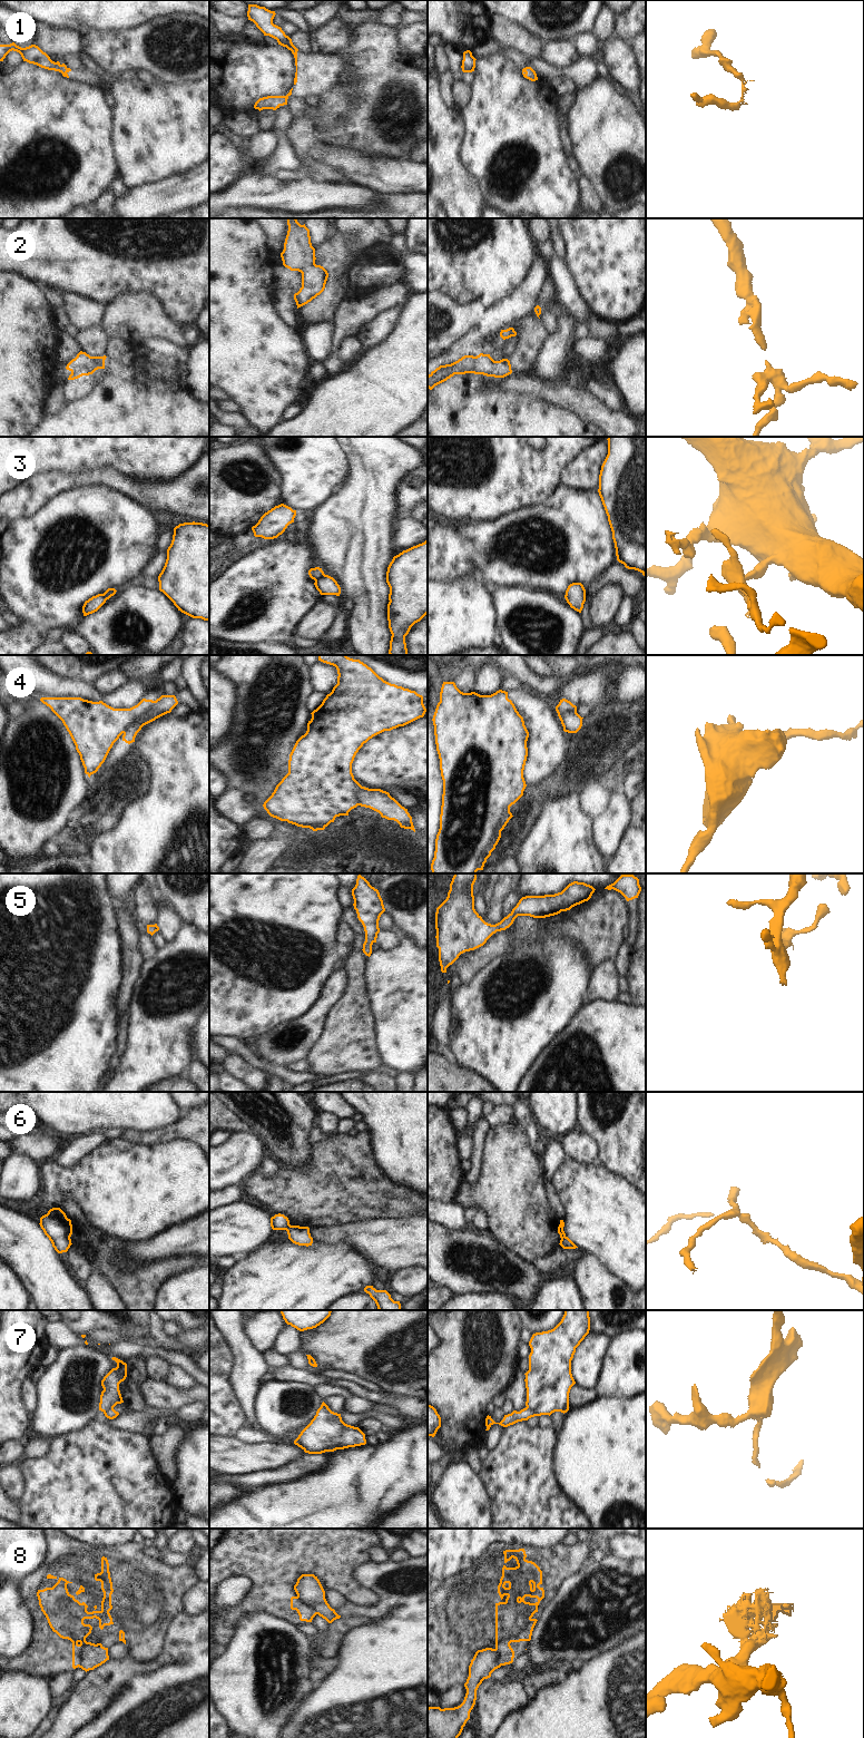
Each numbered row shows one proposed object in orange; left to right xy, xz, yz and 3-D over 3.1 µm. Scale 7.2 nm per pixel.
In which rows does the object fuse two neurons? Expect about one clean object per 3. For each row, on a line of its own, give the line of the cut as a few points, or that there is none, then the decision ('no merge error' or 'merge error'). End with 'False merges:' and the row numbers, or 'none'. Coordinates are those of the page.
1: cut none; no merge error
2: cut none; no merge error
3: cut xz (324, 574), (315, 581); merge error
4: cut xy (154, 701), (124, 733); merge error
5: cut none; no merge error
6: cut yz (565, 1236), (559, 1243); merge error
7: cut yz (527, 1406), (539, 1415); merge error
8: cut xy (101, 1644), (87, 1644), (79, 1653), (79, 1663), (77, 1666); merge error
False merges: 3, 4, 6, 7, 8

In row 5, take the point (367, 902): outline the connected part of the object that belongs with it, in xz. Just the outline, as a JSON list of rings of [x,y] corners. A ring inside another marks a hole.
[[[361,875],[357,876],[356,885],[352,889],[352,896],[357,918],[362,922],[365,931],[365,941],[362,950],[370,957],[372,954],[372,945],[376,943],[377,934],[380,933],[380,917],[385,911],[383,900],[379,890],[372,887]]]

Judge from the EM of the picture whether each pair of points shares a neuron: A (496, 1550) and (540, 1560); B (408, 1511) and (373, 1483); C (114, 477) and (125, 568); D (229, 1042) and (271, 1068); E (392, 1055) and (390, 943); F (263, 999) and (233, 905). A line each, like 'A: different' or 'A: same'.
A: same
B: different
C: different
D: same
E: different
F: same

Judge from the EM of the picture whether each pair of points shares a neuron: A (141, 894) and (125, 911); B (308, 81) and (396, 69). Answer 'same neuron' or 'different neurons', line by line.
A: different neurons
B: different neurons

